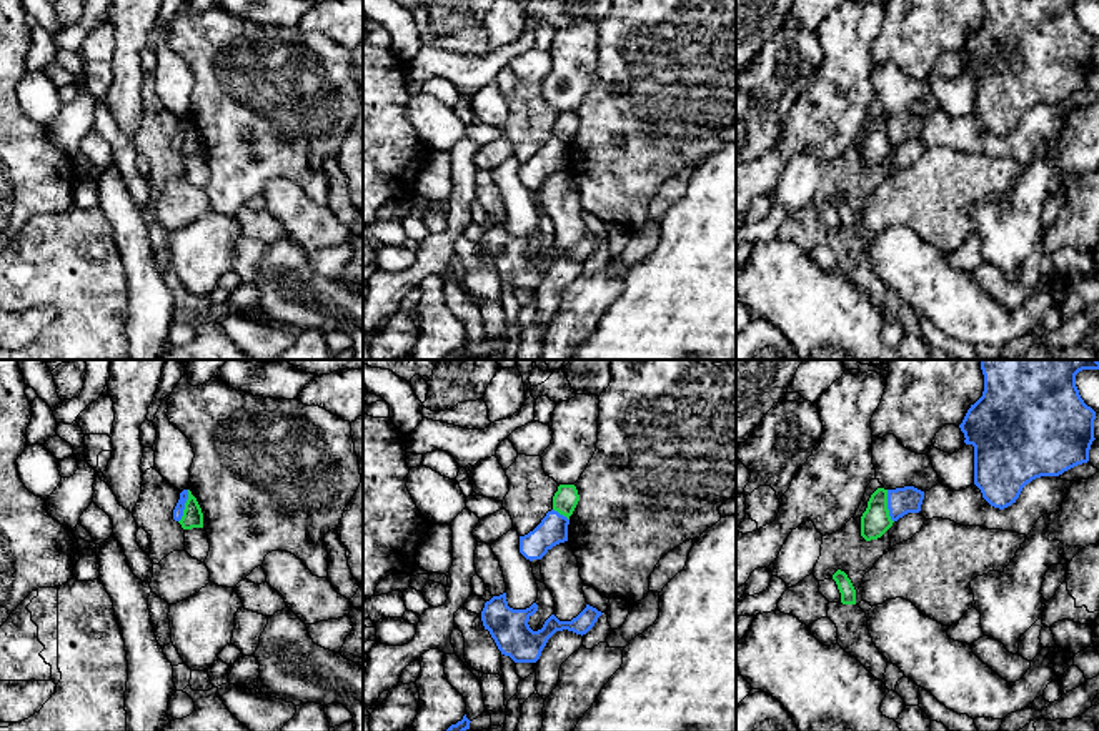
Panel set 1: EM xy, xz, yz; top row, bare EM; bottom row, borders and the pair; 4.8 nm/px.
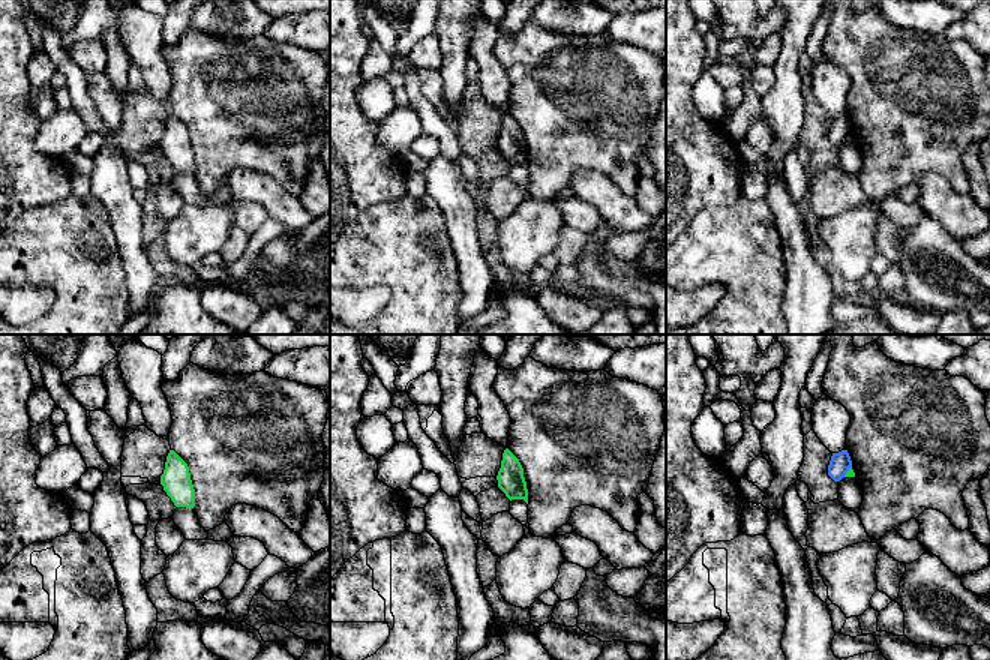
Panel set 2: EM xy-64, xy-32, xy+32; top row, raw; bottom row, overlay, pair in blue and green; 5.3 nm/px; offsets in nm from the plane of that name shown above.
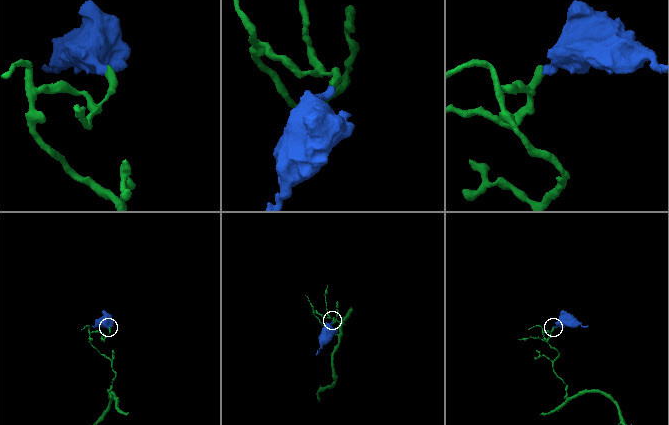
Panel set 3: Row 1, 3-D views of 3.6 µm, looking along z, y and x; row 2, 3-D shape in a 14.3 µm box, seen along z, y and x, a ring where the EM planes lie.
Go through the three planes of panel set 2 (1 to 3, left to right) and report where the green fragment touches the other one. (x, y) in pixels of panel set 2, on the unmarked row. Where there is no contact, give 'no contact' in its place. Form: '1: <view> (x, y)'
1: no contact
2: no contact
3: xy+32 (848, 134)

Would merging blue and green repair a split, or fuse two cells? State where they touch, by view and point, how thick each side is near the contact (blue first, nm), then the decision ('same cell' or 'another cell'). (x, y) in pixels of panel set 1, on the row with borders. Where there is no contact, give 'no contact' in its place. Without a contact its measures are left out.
contact xy (183, 507); calibres 50 and 100 nm; another cell

